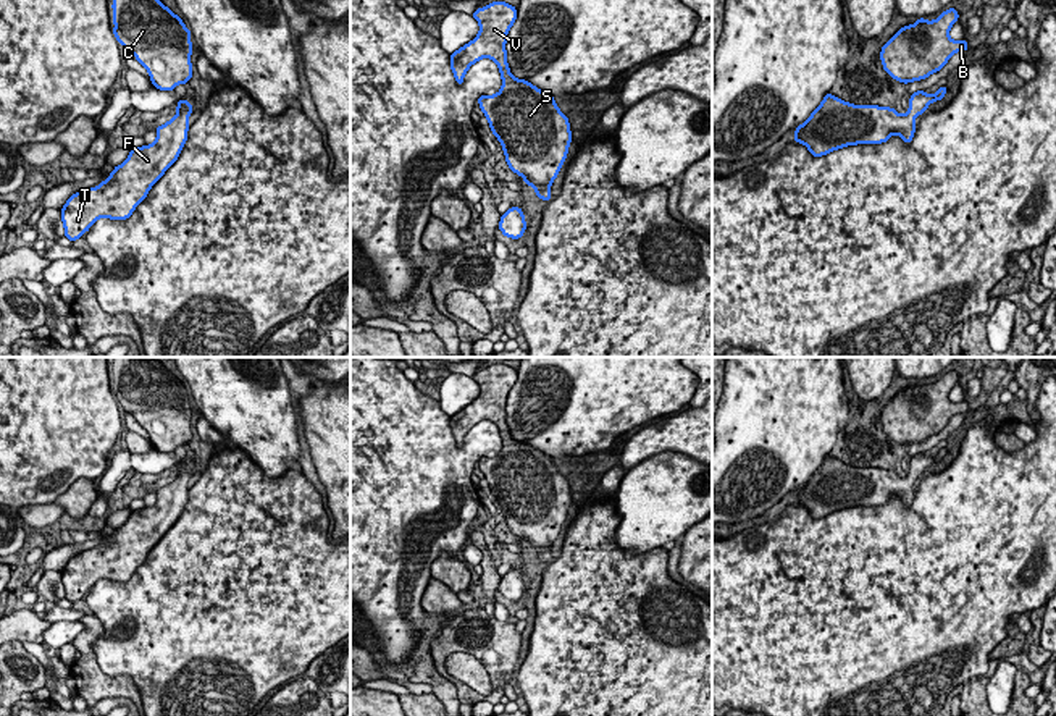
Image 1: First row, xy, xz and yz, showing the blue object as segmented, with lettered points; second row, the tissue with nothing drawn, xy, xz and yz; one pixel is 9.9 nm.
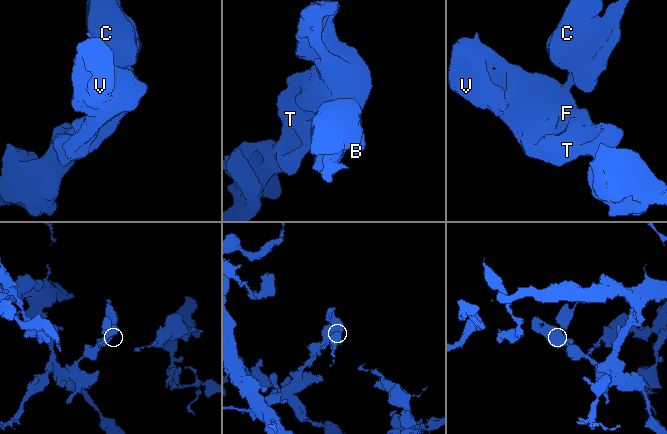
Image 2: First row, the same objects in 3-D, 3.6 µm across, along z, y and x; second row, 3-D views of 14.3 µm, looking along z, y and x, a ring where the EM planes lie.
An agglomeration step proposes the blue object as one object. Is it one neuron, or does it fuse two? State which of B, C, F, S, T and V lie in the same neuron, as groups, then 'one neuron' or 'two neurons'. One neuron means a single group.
groups B C F S T V; one neuron

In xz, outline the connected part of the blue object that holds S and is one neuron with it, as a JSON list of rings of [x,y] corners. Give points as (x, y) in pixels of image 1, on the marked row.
[[[494,2],[471,15],[480,23],[478,36],[450,53],[450,68],[459,86],[468,68],[481,58],[497,63],[502,87],[496,95],[480,95],[478,103],[492,134],[502,144],[509,168],[534,187],[541,200],[551,200],[551,184],[567,158],[572,133],[568,118],[551,94],[510,74],[507,32],[517,8]]]

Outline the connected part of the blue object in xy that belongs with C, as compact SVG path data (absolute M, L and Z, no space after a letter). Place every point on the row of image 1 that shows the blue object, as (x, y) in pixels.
M113 0L113 34L149 71L152 86L173 91L192 78L191 31L160 0Z

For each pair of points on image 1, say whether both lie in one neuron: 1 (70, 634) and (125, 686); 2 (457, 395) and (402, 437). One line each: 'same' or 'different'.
1: different
2: different

